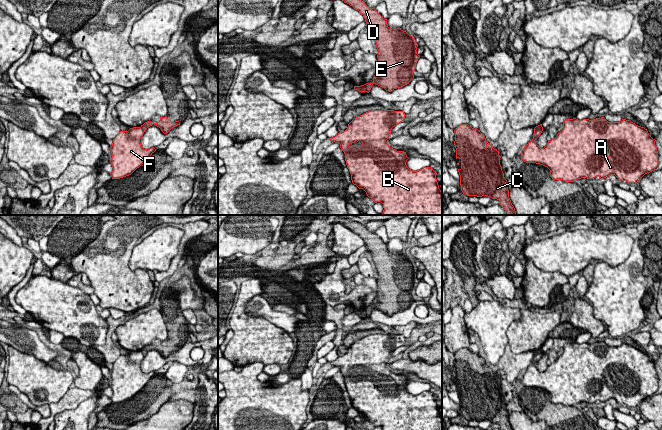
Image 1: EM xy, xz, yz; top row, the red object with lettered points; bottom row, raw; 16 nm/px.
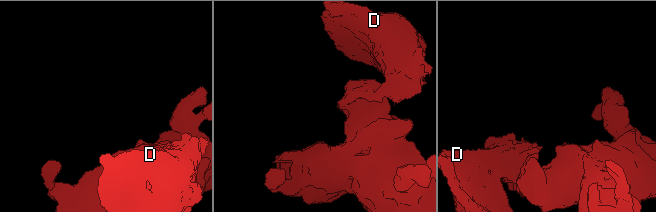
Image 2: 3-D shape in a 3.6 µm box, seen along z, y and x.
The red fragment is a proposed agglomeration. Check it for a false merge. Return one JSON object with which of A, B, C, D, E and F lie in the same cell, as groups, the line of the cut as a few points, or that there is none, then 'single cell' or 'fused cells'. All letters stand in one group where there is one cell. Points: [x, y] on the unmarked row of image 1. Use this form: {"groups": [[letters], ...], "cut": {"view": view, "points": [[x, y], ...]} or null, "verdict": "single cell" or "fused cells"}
{"groups": [["A", "B", "F"], ["C", "D", "E"]], "cut": {"view": "xz", "points": [[364, 308], [366, 315]]}, "verdict": "fused cells"}

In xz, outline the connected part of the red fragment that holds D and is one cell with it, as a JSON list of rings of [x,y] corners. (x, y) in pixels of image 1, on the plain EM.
[[[336,218],[333,224],[335,223],[341,223],[358,234],[375,263],[378,274],[377,297],[372,307],[365,308],[366,316],[369,317],[374,308],[389,316],[409,308],[414,302],[413,295],[420,282],[415,262],[401,252],[389,252],[387,243],[359,222]]]

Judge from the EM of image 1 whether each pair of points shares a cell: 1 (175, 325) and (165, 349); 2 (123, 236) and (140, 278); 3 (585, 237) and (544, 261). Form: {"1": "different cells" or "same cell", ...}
{"1": "same cell", "2": "same cell", "3": "same cell"}

